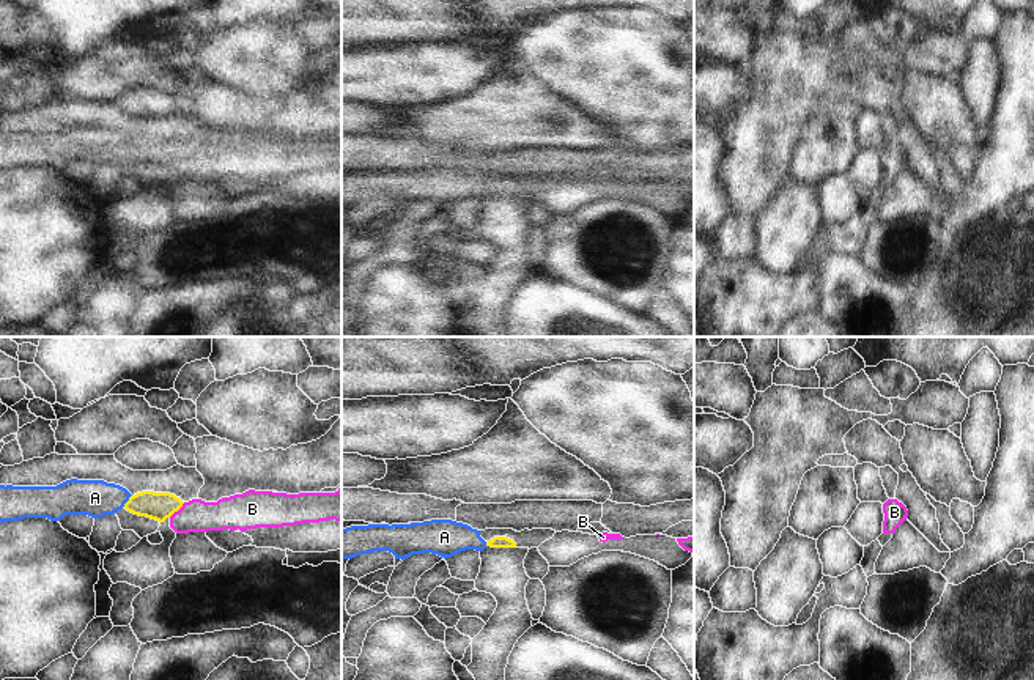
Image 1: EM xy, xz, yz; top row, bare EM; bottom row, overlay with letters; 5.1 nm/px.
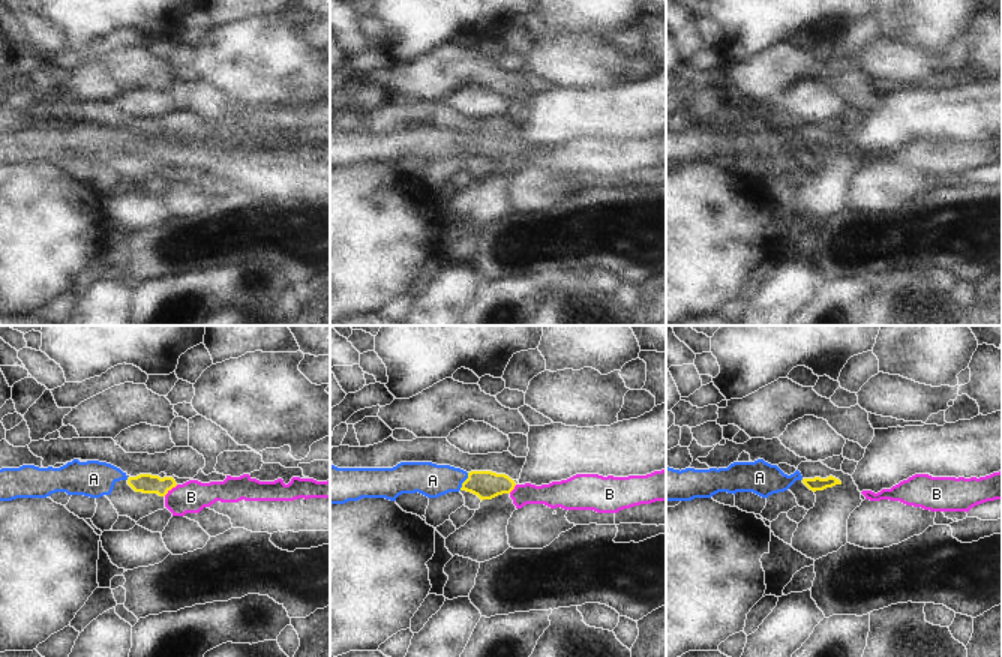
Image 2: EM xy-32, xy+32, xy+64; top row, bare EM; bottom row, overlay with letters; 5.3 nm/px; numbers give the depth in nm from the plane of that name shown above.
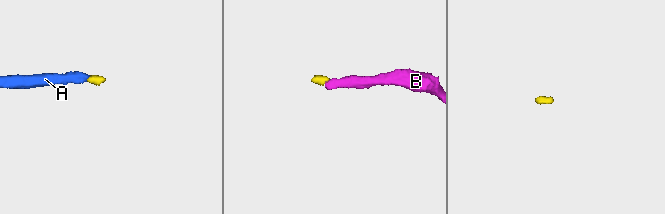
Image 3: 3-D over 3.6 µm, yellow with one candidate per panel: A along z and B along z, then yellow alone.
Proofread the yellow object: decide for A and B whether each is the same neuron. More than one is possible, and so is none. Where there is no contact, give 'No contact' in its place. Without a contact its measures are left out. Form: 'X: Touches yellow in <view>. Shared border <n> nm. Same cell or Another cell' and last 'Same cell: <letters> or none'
A: Touches yellow in xy. Shared border 80 nm. Same cell
B: Touches yellow in xy. Shared border 120 nm. Same cell
Same cell: A, B

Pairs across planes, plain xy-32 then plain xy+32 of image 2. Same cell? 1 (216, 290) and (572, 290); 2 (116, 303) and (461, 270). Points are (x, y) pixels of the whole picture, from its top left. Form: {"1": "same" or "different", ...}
{"1": "different", "2": "same"}

